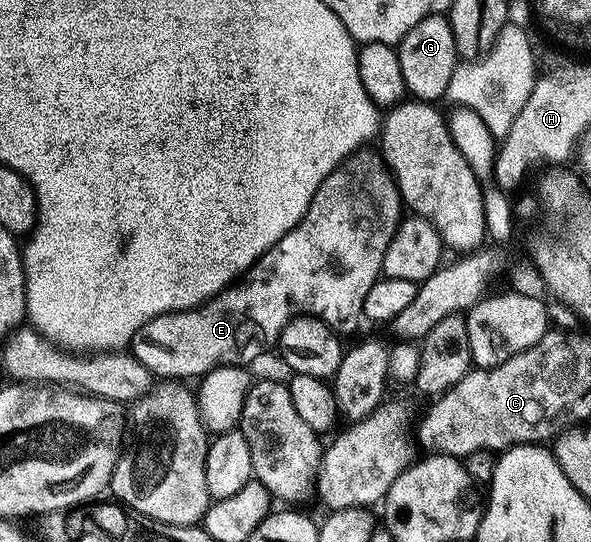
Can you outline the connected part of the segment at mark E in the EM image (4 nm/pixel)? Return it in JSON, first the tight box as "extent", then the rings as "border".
{"extent":[130,151,405,382],"border":[[[357,151],[336,166],[325,182],[321,182],[317,194],[313,194],[313,202],[309,202],[309,210],[305,210],[301,222],[225,291],[199,305],[197,310],[166,312],[145,322],[131,340],[130,355],[137,357],[141,366],[151,371],[152,377],[187,382],[190,376],[201,378],[215,368],[251,366],[258,356],[278,345],[283,328],[300,314],[318,316],[340,334],[353,331],[355,324],[351,319],[362,313],[365,294],[369,294],[369,289],[383,276],[385,250],[389,250],[389,242],[405,216],[399,187],[382,155],[378,151],[367,151]]]}

